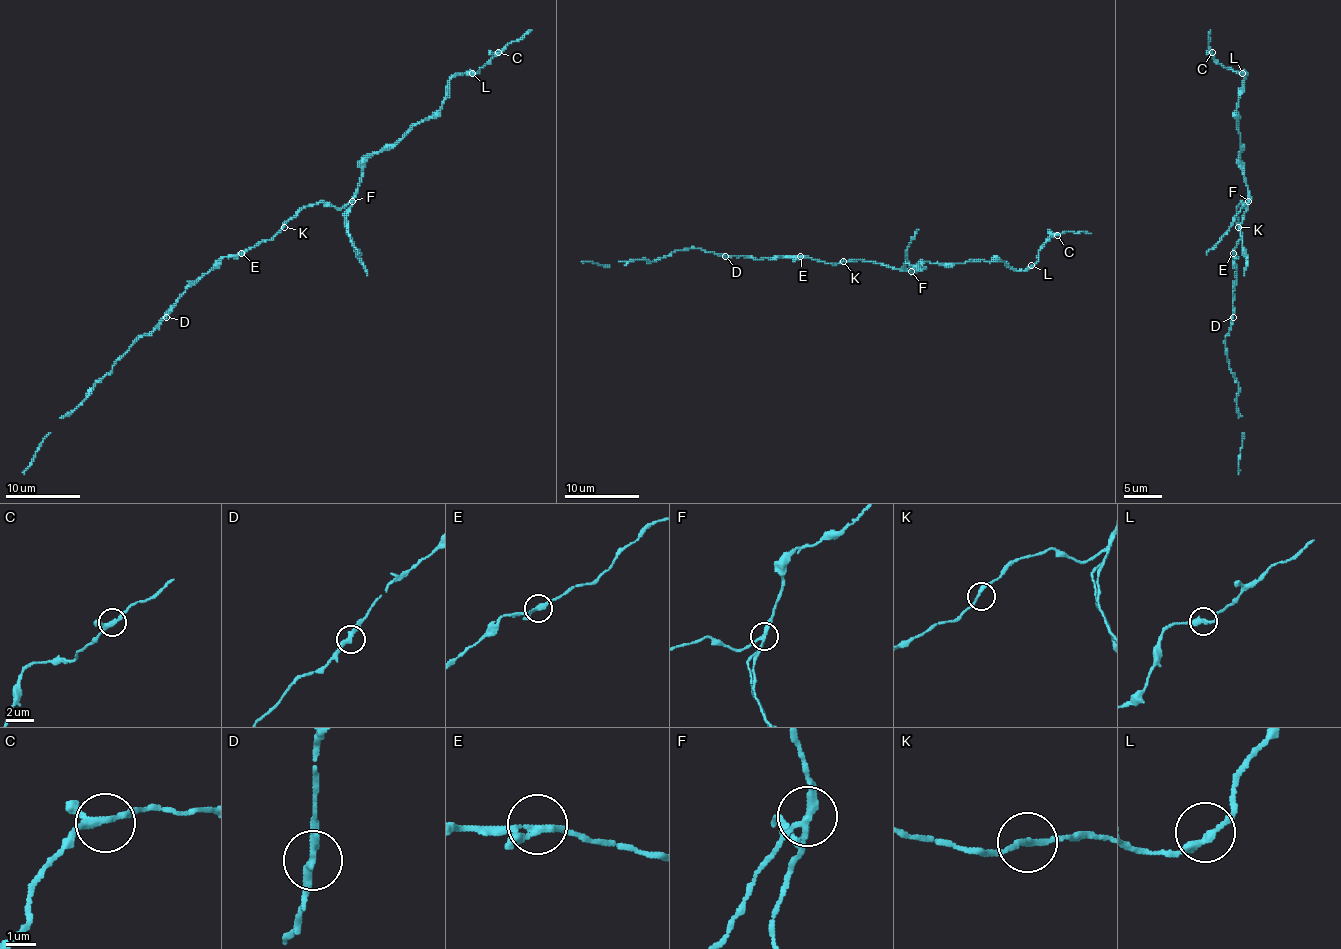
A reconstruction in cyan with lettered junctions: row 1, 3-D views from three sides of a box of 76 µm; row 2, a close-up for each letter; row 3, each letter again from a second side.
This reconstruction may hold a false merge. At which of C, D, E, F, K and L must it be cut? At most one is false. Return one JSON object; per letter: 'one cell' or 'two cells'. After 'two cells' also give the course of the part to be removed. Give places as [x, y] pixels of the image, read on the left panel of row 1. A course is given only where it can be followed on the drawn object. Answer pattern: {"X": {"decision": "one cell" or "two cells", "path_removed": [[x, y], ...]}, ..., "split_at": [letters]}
{"C": {"decision": "one cell"}, "D": {"decision": "one cell"}, "E": {"decision": "one cell"}, "F": {"decision": "two cells", "path_removed": [[352, 200], [350, 210], [344, 215], [346, 232], [367, 275]]}, "K": {"decision": "one cell"}, "L": {"decision": "one cell"}, "split_at": ["F"]}

